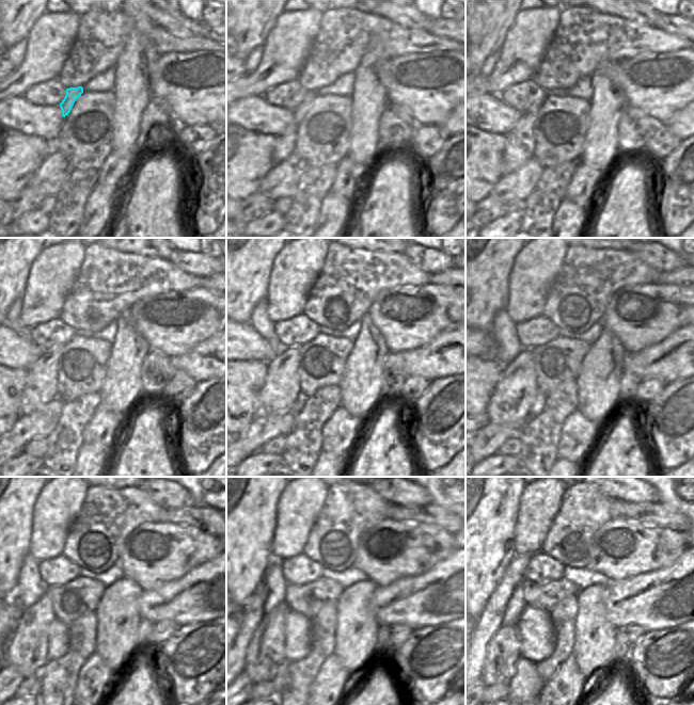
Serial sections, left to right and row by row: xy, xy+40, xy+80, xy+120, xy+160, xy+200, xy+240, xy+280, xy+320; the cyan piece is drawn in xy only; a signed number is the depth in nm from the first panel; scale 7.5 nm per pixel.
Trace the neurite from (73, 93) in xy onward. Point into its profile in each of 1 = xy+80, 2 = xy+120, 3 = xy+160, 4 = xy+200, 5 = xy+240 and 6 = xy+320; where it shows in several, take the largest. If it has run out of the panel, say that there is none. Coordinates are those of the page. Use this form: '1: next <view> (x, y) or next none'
1: next xy+80 (519, 148)
2: next xy+120 (42, 386)
3: next xy+160 (280, 394)
4: next xy+200 (516, 391)
5: next xy+240 (27, 651)
6: next xy+320 (504, 650)

